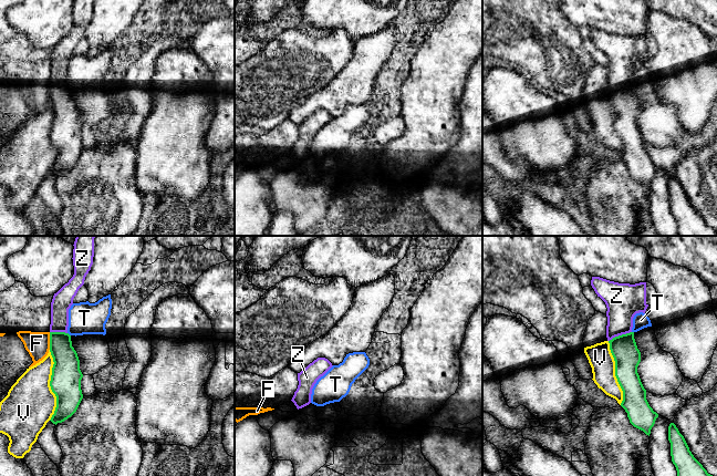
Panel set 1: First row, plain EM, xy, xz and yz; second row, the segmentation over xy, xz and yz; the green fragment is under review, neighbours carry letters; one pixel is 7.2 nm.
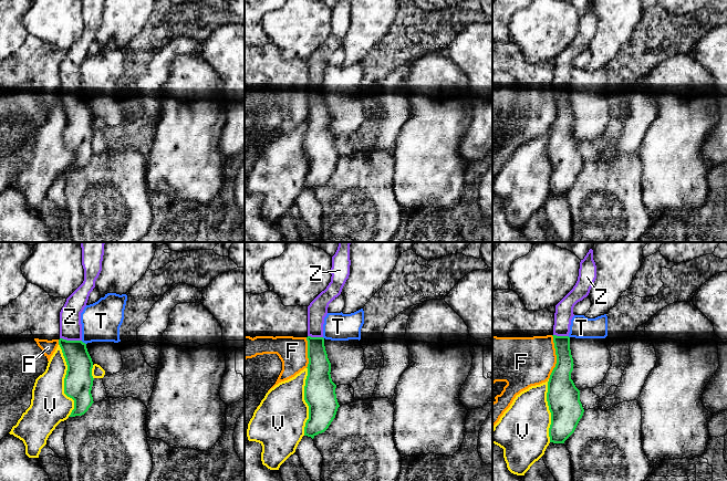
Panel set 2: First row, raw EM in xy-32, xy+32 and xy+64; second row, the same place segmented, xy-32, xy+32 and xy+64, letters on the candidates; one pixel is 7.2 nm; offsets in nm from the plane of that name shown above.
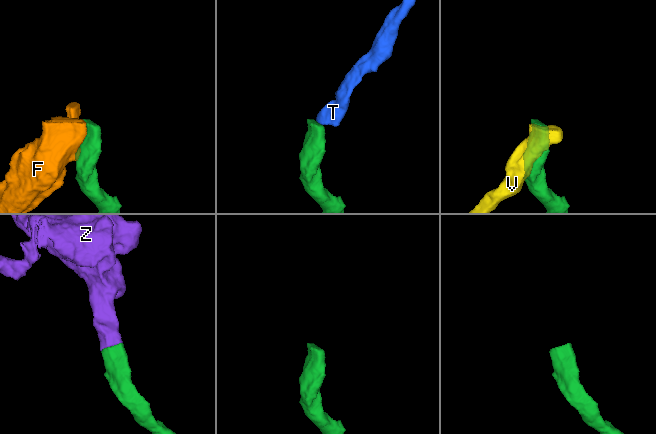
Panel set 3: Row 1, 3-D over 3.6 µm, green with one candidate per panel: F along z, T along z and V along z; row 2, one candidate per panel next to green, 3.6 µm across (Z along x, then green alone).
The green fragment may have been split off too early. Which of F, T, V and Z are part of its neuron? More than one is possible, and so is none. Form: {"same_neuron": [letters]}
{"same_neuron": ["Z"]}

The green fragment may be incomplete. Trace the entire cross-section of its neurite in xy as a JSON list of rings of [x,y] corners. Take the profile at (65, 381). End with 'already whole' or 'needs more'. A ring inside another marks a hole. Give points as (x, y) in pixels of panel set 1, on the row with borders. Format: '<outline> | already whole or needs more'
[[[76,236],[73,249],[74,275],[51,302],[50,352],[53,358],[50,386],[56,396],[53,424],[62,423],[77,410],[82,399],[80,360],[67,333],[69,309],[93,265],[95,236]]] | needs more

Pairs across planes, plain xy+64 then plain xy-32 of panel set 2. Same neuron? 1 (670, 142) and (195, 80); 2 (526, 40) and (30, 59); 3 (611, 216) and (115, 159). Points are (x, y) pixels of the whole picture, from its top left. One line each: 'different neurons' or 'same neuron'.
1: same neuron
2: different neurons
3: same neuron

